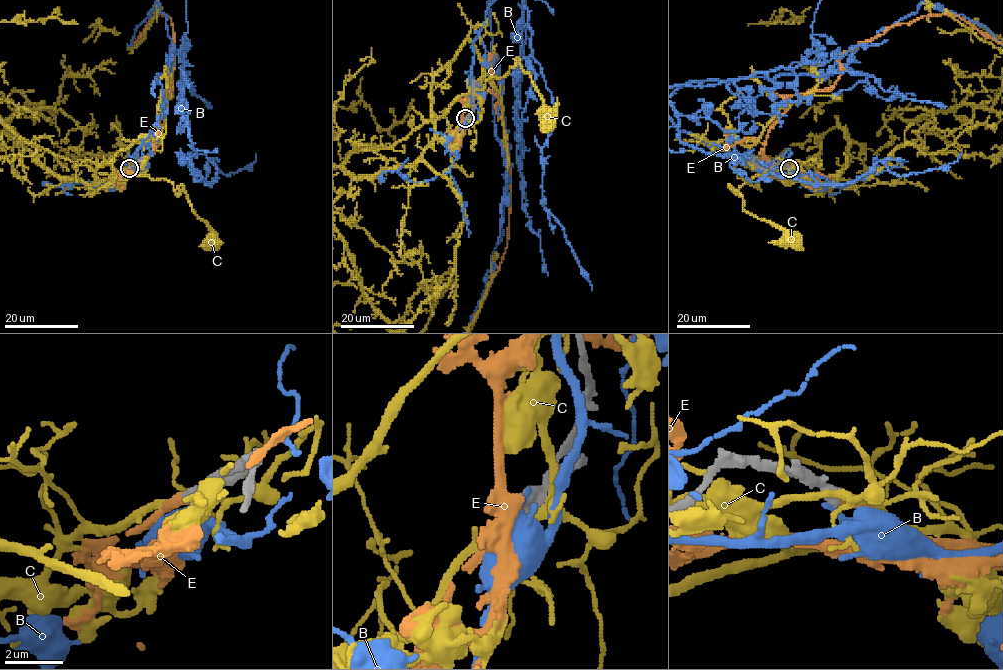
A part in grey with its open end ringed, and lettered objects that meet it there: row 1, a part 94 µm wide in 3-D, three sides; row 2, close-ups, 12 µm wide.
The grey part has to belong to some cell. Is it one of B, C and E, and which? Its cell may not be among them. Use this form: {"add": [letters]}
{"add": ["E"]}

